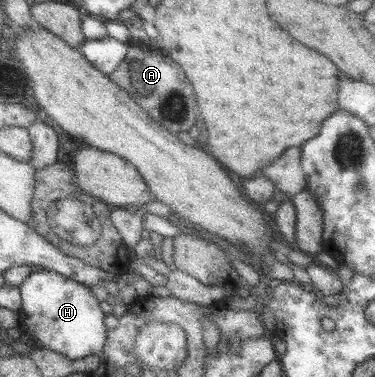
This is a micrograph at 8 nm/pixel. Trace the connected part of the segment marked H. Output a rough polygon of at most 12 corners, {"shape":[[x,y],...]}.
{"shape":[[47,268],[20,284],[19,326],[73,361],[106,348],[92,288]]}

